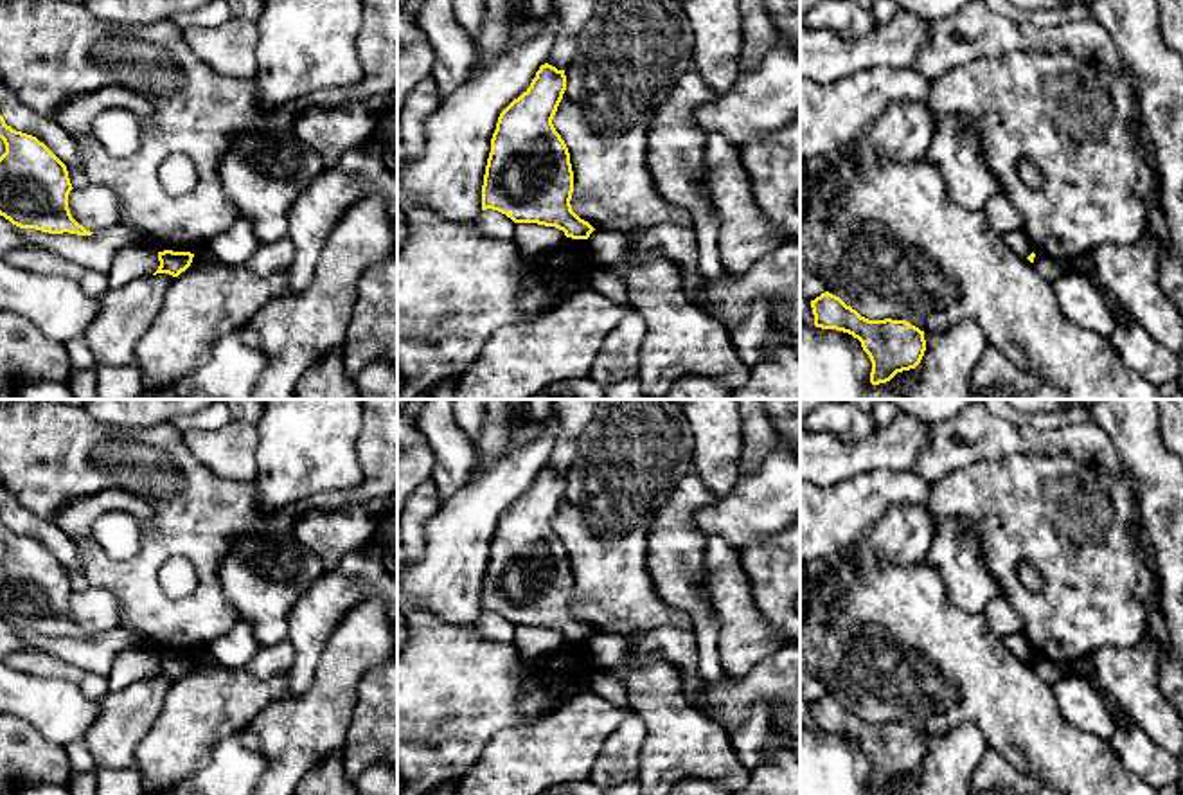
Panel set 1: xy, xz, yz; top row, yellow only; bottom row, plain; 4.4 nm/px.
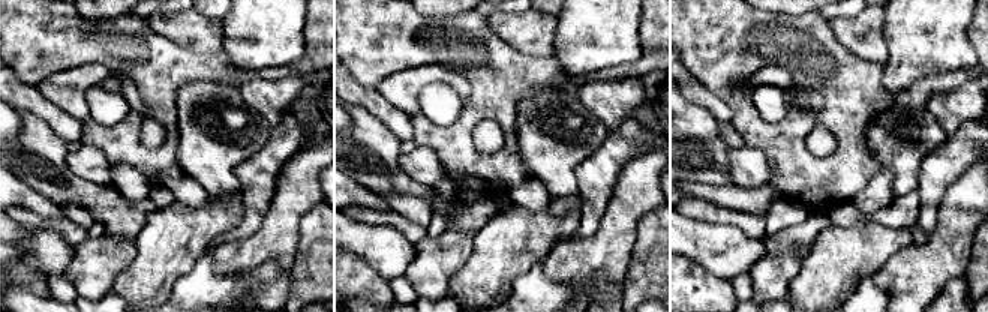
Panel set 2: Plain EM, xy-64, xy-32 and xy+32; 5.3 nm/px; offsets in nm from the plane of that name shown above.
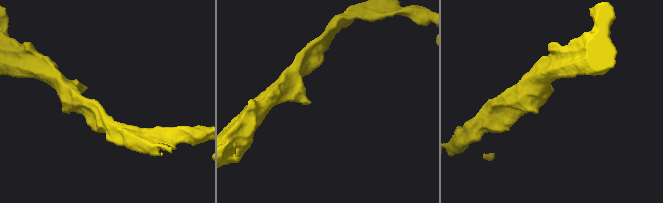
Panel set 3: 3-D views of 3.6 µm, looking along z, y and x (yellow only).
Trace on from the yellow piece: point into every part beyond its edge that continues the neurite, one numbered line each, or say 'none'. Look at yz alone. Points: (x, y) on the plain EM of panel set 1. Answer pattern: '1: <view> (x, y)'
none

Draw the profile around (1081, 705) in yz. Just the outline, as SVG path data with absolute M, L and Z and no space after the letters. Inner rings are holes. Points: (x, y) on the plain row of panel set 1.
M1070 671L1052 685L1063 718L1082 732L1095 734L1106 741L1115 734L1115 719L1093 685Z

